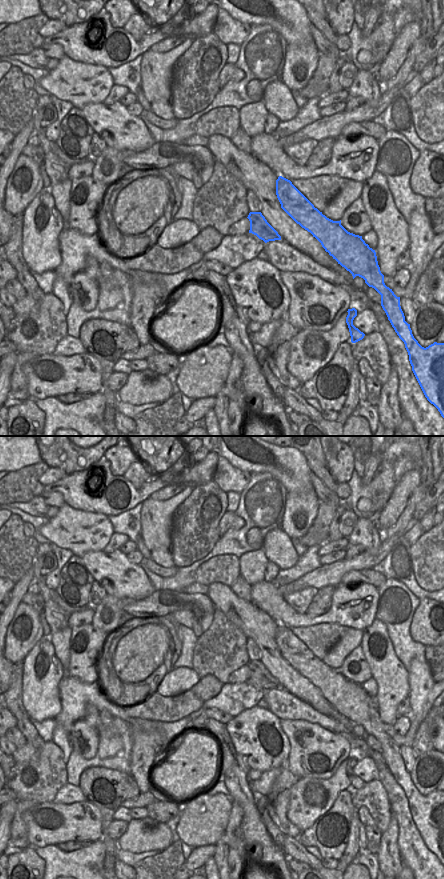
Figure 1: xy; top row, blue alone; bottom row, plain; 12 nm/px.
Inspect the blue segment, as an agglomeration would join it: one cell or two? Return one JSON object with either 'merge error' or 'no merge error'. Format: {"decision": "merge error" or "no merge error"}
{"decision": "merge error"}

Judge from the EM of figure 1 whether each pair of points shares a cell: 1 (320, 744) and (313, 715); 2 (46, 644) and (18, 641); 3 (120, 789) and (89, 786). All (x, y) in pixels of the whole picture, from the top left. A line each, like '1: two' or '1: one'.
1: two
2: two
3: one

